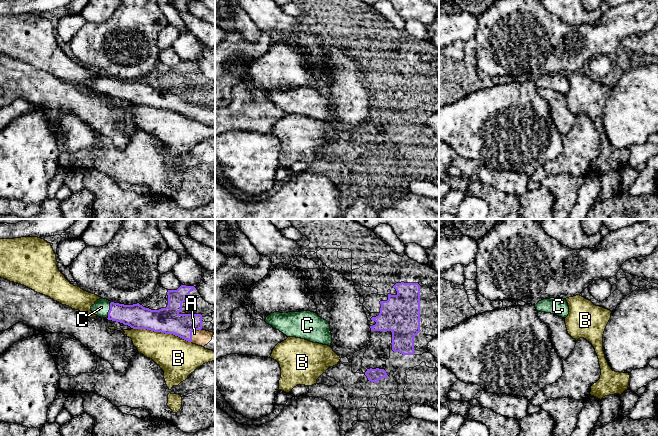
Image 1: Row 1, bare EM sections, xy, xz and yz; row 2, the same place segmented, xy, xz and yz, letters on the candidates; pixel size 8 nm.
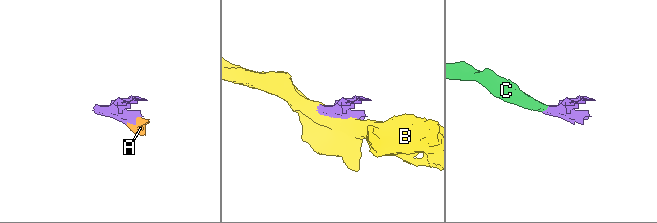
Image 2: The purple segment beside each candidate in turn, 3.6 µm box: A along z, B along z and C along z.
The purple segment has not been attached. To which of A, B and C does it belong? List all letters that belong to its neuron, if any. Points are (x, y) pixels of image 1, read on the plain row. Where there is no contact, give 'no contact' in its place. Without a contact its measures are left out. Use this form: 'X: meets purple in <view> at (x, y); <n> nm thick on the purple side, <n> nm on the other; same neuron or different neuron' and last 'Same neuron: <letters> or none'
A: meets purple in xy at (191, 108); 220 nm thick on the purple side, 130 nm on the other; same neuron
B: meets purple in xy at (162, 108); 220 nm thick on the purple side, 320 nm on the other; different neuron
C: meets purple in xy at (109, 86); 200 nm thick on the purple side, 130 nm on the other; same neuron
Same neuron: A, C

